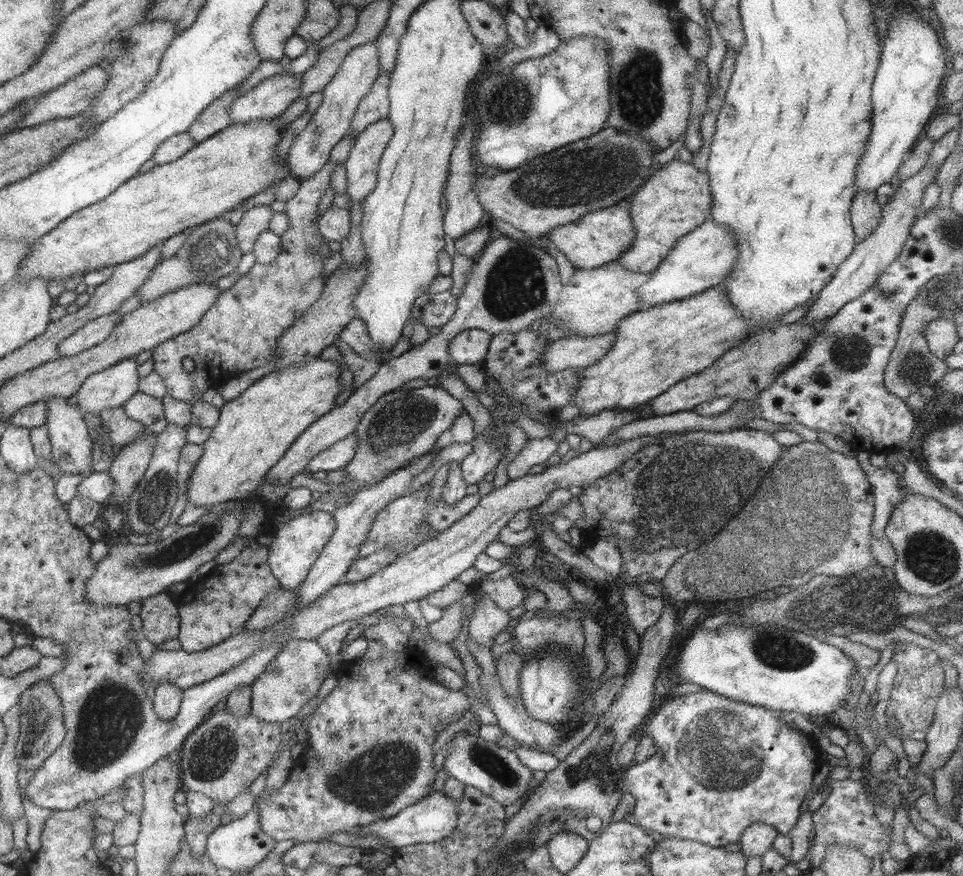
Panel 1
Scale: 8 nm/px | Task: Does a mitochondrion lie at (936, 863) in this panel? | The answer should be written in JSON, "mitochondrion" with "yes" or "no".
{"mitochondrion":"no"}

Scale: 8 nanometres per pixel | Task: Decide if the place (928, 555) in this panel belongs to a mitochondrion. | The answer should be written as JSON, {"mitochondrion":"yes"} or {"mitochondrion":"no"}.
{"mitochondrion":"yes"}

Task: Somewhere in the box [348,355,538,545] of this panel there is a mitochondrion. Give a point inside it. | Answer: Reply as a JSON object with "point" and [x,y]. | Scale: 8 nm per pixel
{"point":[397,423]}

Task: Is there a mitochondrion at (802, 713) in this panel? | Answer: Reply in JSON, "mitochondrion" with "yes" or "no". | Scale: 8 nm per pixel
{"mitochondrion":"no"}

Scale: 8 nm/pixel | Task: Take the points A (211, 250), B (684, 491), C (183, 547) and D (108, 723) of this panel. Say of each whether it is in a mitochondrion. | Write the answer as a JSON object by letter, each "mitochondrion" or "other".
{"A":"mitochondrion","B":"mitochondrion","C":"mitochondrion","D":"mitochondrion"}

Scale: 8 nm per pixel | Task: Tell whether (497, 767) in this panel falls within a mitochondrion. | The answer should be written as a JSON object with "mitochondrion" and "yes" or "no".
{"mitochondrion":"yes"}

